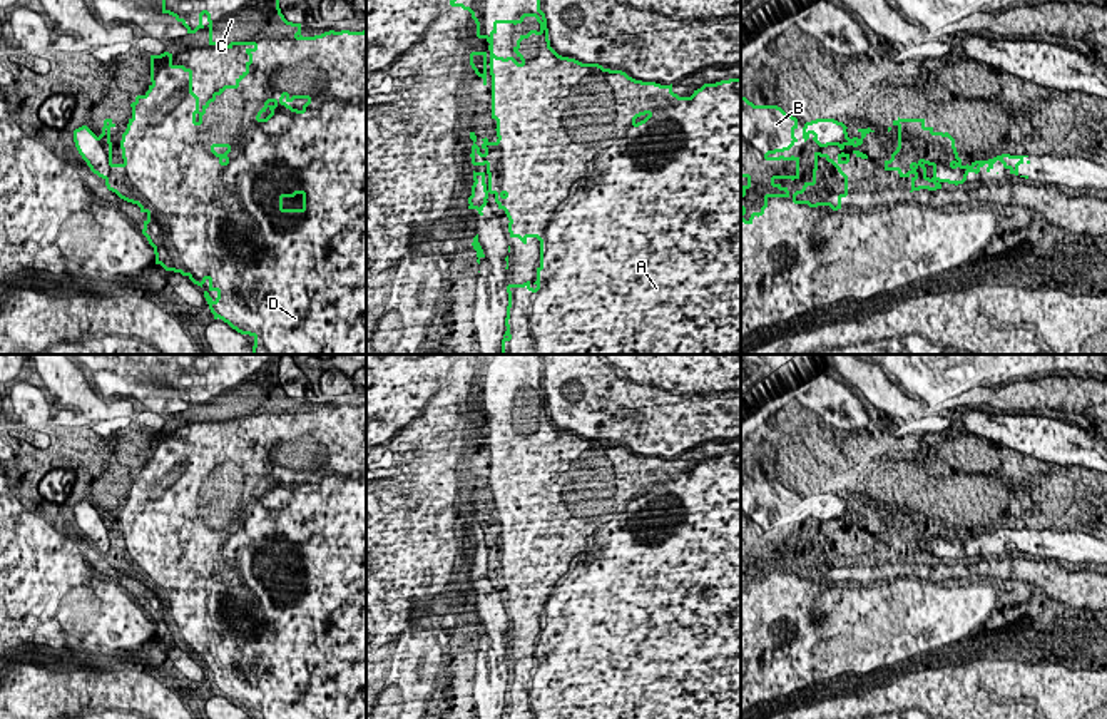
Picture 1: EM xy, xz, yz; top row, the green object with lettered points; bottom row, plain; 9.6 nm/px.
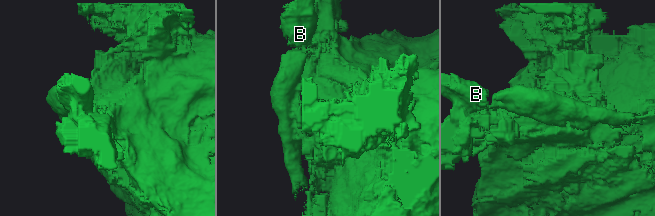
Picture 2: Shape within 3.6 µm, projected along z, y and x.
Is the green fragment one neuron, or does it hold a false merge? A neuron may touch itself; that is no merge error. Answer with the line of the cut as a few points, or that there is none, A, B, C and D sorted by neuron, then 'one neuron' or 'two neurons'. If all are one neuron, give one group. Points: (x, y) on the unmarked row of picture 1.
no cut; A B C D; one neuron

